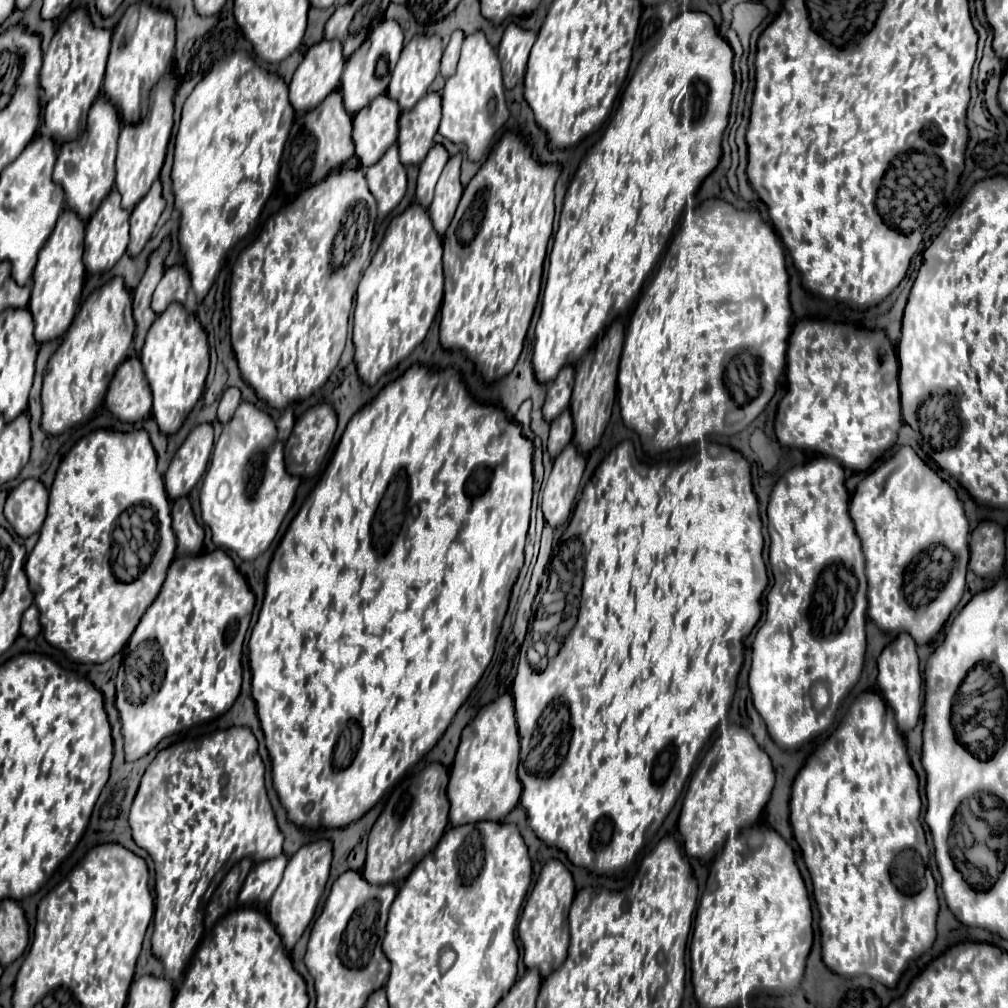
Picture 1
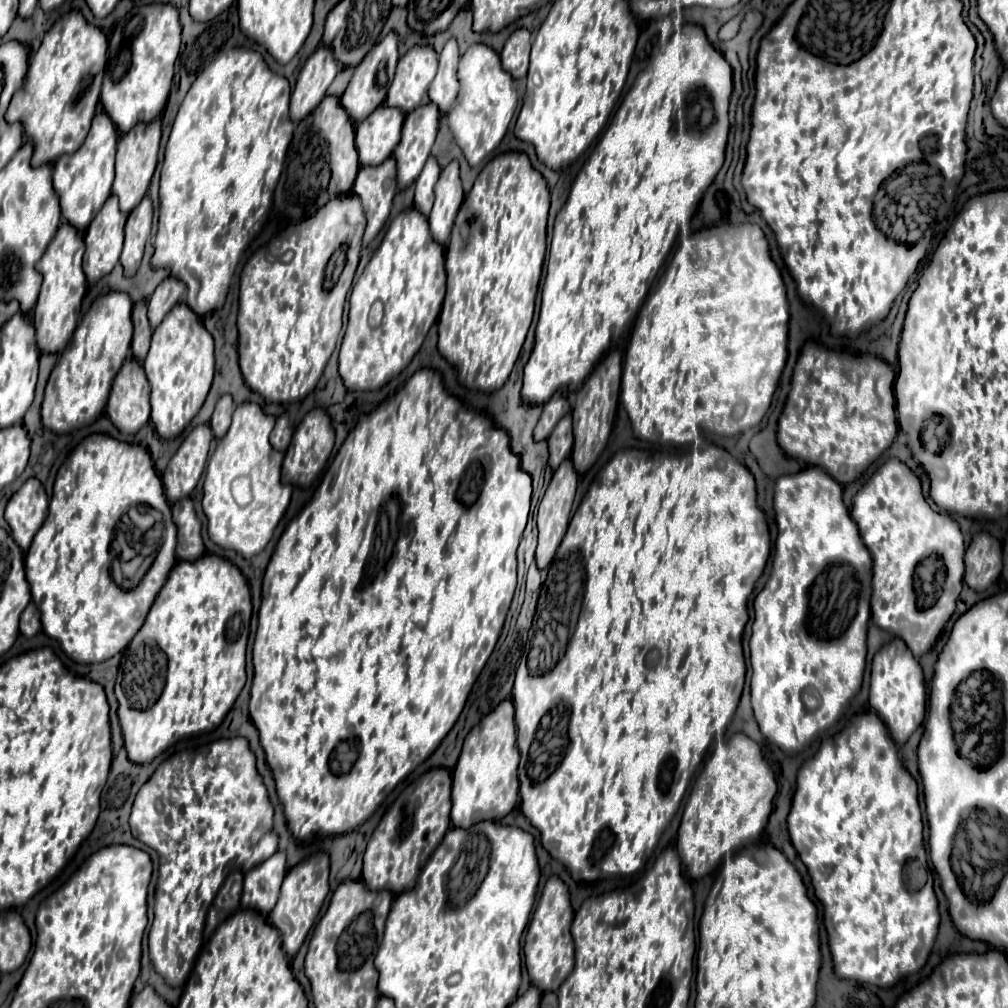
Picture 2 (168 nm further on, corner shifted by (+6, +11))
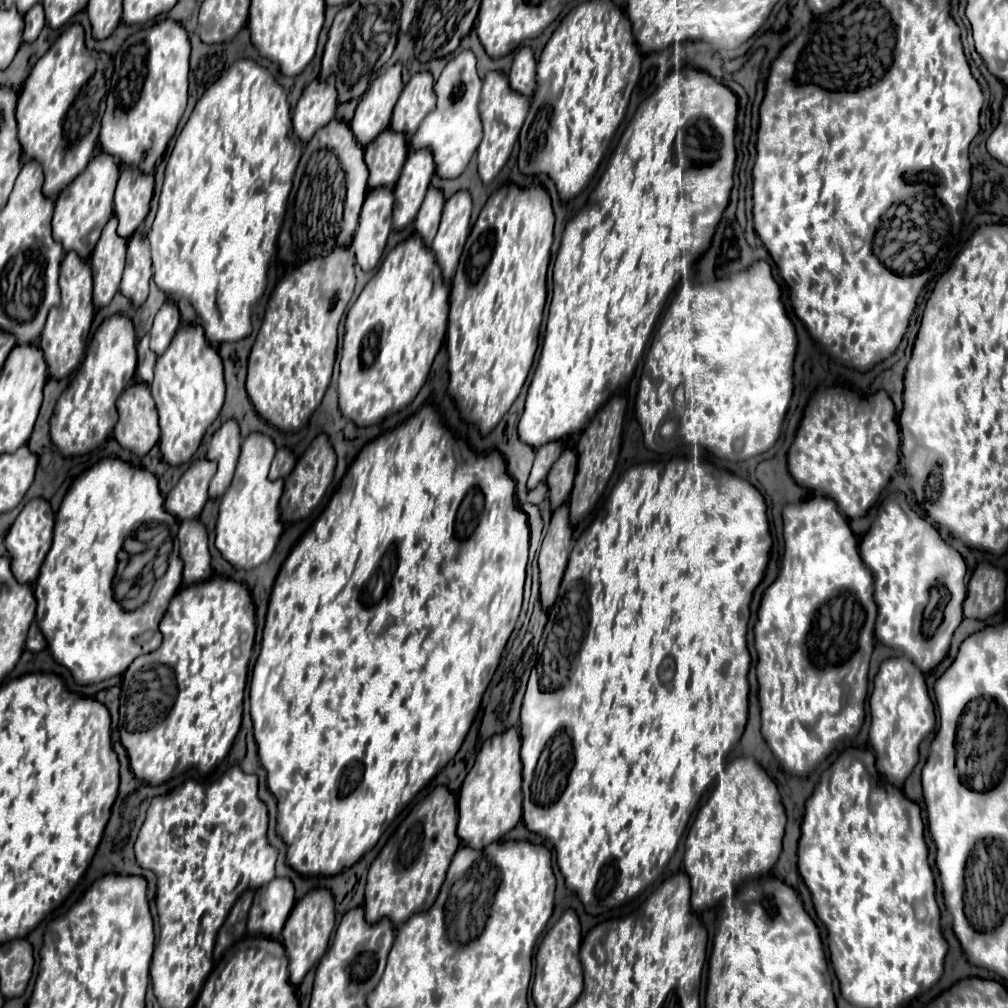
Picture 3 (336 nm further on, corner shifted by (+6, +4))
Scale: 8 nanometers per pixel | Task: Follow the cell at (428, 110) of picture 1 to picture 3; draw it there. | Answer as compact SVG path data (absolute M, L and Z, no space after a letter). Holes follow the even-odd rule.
M428 150L410 152L402 168L400 180L394 188L394 230L402 232L410 226L422 206L430 178L434 174L434 160Z

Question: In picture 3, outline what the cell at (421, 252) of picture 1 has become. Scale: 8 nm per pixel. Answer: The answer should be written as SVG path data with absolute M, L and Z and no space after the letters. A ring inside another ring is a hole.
M410 236L386 256L380 270L364 286L362 294L346 316L344 352L338 378L340 412L346 420L352 420L360 428L374 426L386 416L406 408L418 396L446 336L448 294L450 290L448 286L444 286L440 266L436 264L434 254L424 246L420 236Z

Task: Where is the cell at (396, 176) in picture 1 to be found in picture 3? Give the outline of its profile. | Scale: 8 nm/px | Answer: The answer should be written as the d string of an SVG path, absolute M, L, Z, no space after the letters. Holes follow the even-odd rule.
M390 188L372 190L366 196L360 214L360 226L352 240L356 262L364 272L374 270L384 252L388 234L392 230L392 206L394 194Z

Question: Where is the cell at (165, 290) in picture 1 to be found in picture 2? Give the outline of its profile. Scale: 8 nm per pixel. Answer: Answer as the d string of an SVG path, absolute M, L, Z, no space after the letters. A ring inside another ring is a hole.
M166 277L156 287L156 291L152 293L152 297L148 301L148 319L150 319L150 325L156 327L164 319L164 315L184 297L184 293L186 293L186 287L184 287L184 283L180 283L180 279Z

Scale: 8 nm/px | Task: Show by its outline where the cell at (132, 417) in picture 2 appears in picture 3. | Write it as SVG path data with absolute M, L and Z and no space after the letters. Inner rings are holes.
M132 384L118 400L120 420L114 430L114 438L126 450L136 456L146 456L160 440L158 412L146 384Z

